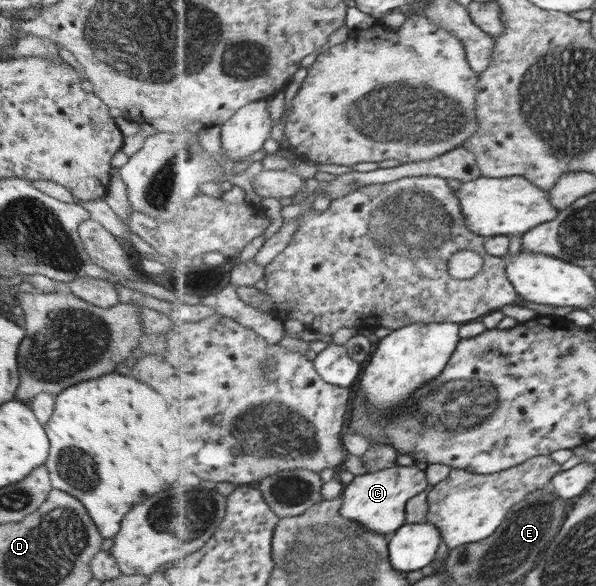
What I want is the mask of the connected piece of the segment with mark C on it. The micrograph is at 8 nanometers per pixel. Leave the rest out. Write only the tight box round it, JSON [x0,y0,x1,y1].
[340,465,431,535]

